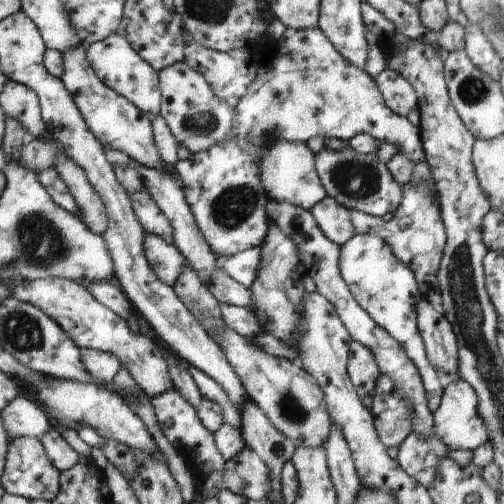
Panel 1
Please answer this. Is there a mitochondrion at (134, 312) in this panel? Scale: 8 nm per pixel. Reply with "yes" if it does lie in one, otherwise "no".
no

